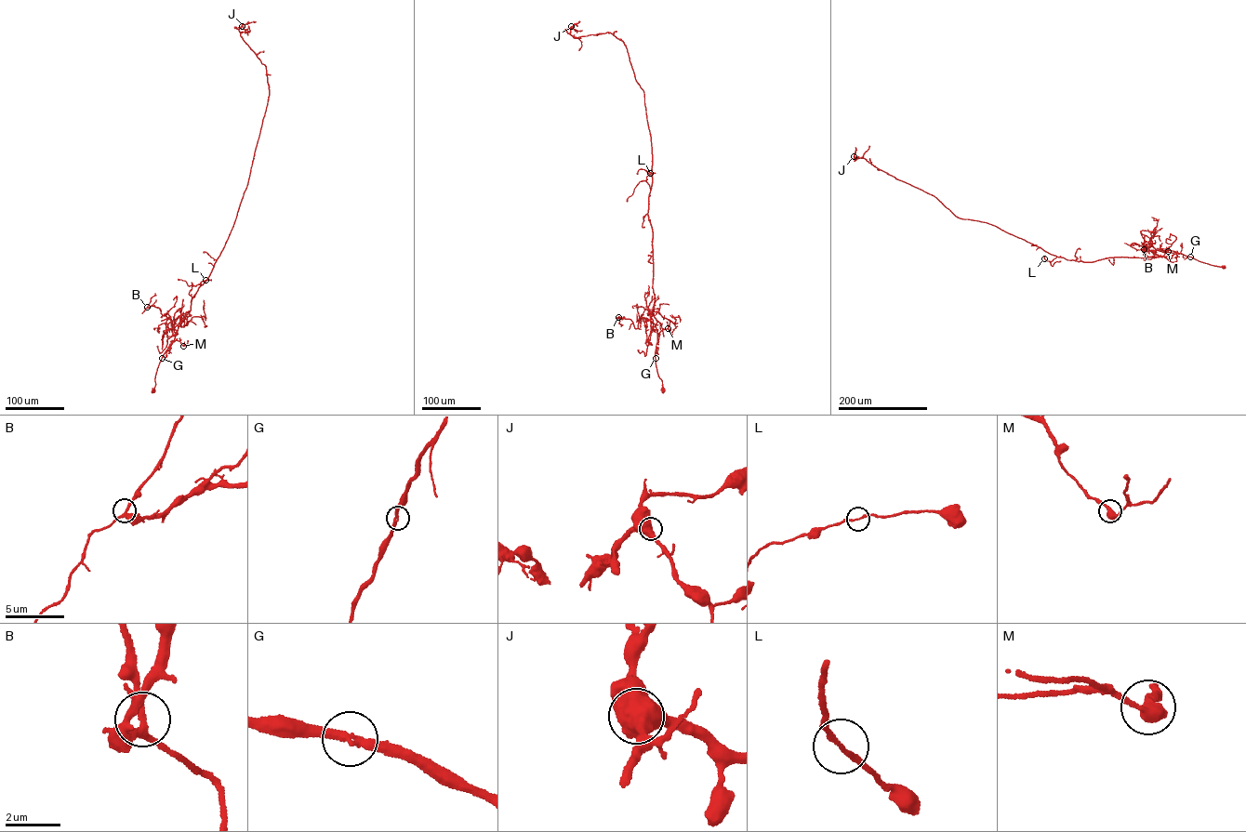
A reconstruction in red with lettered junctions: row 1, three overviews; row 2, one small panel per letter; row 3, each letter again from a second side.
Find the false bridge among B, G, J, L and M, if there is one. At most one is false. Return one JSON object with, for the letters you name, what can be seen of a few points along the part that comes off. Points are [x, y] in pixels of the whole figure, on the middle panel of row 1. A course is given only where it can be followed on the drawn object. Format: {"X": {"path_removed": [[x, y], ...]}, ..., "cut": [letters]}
{"cut": []}

